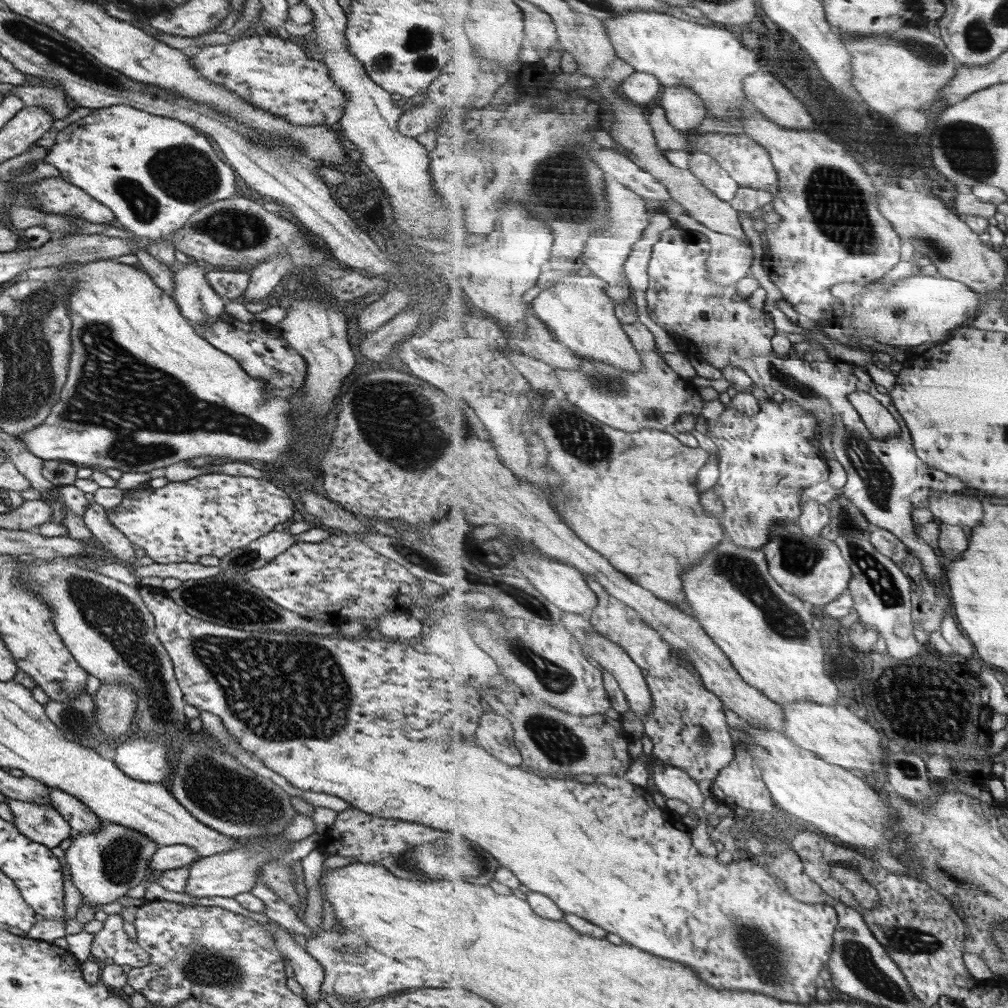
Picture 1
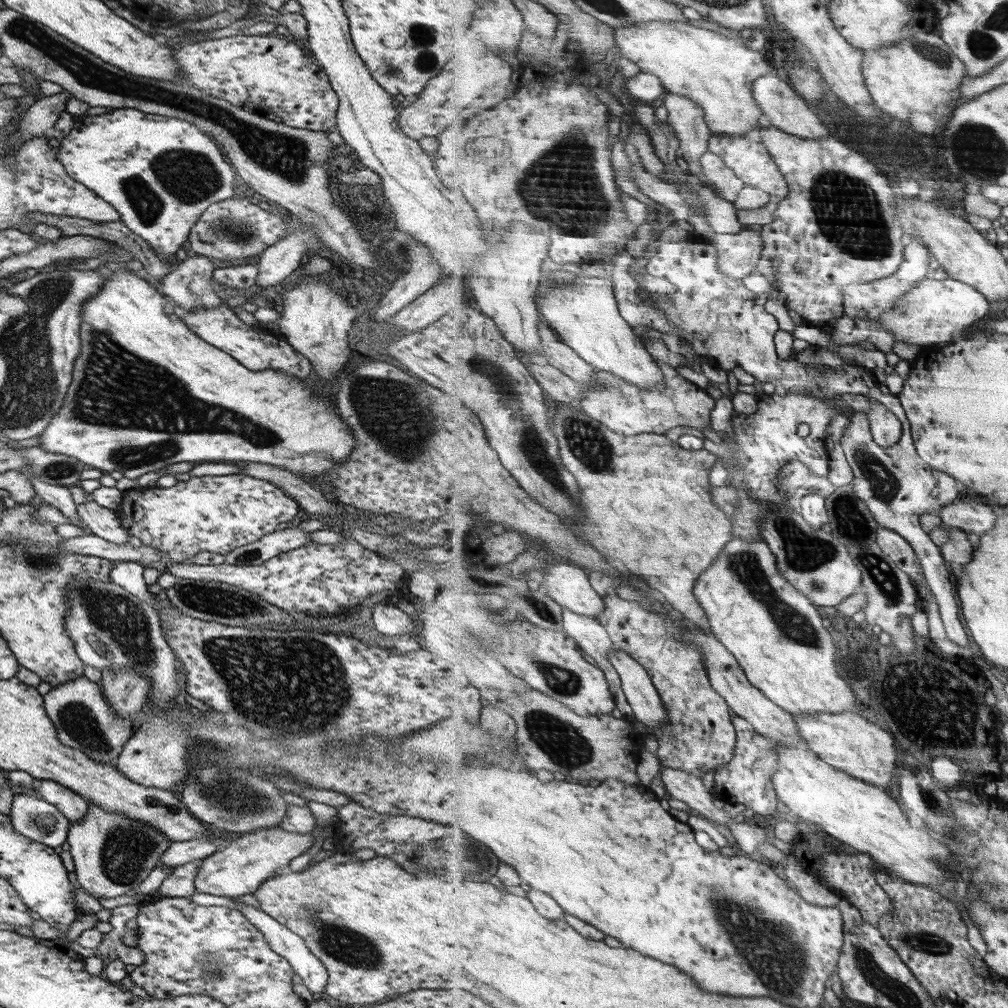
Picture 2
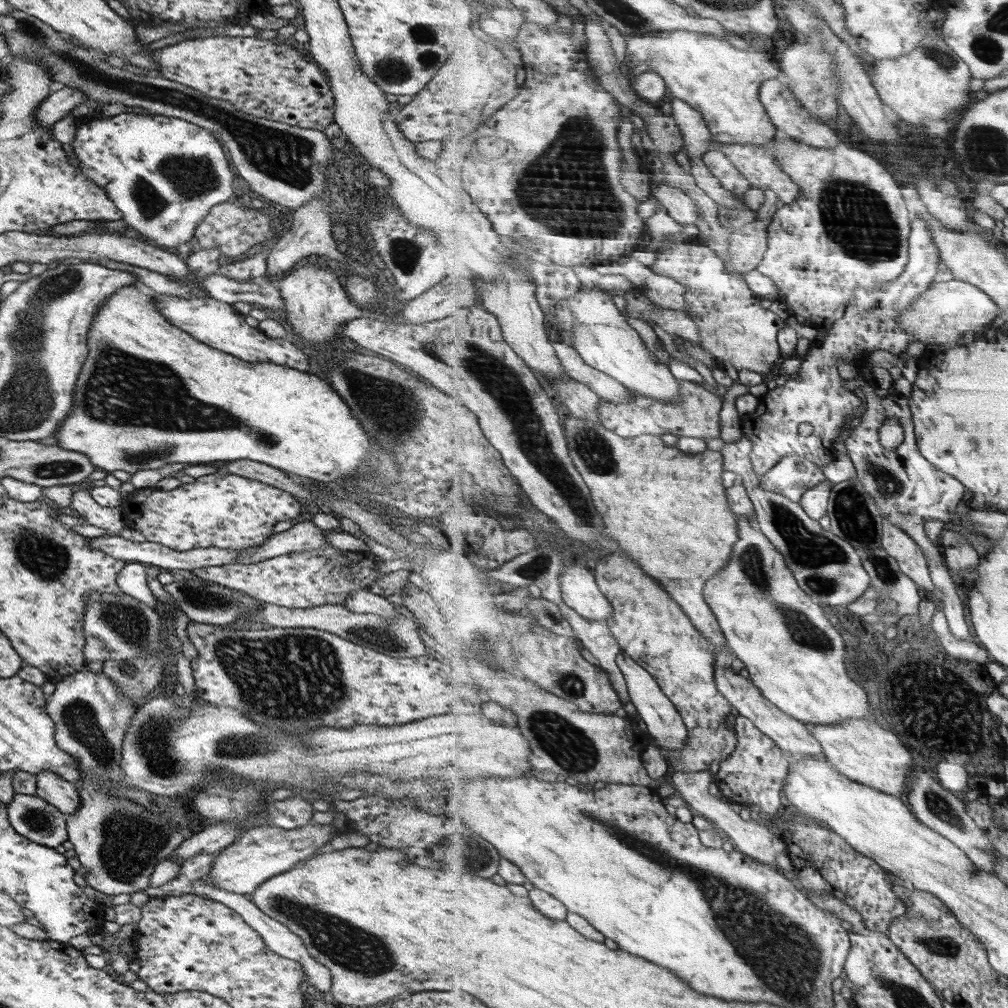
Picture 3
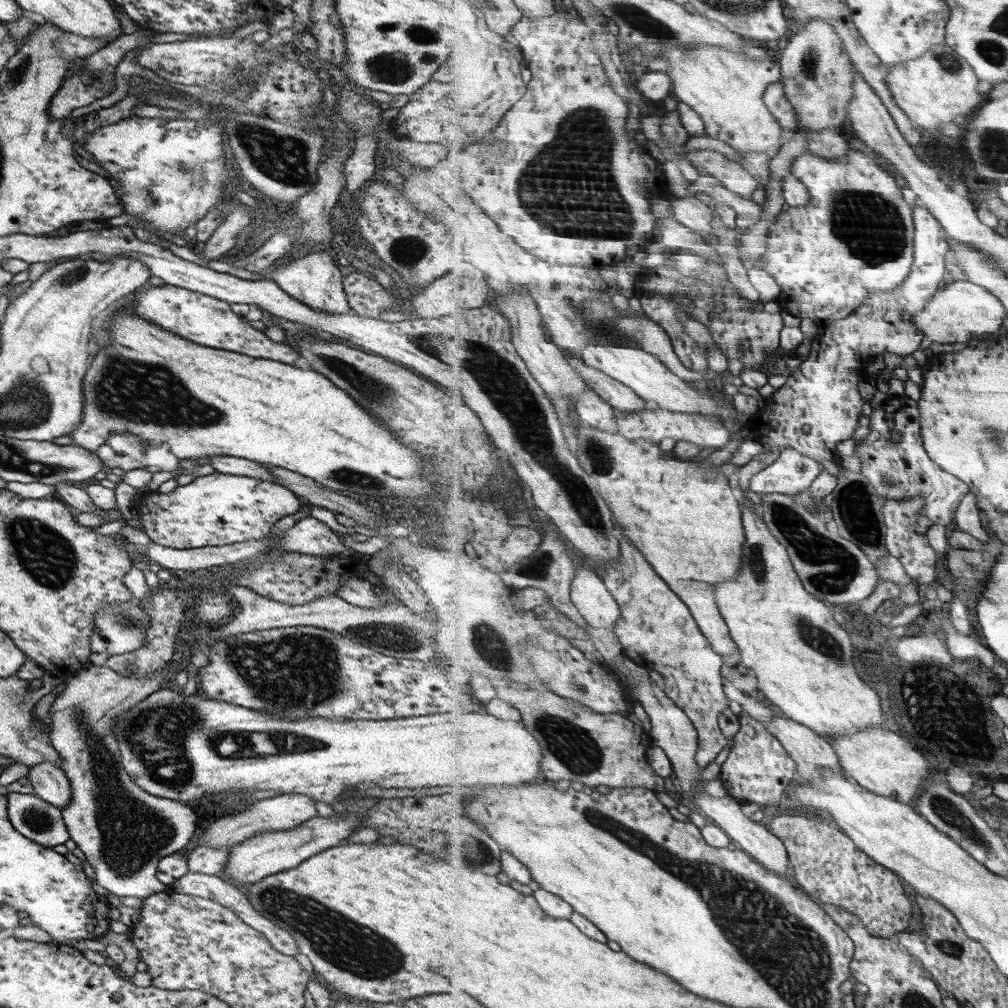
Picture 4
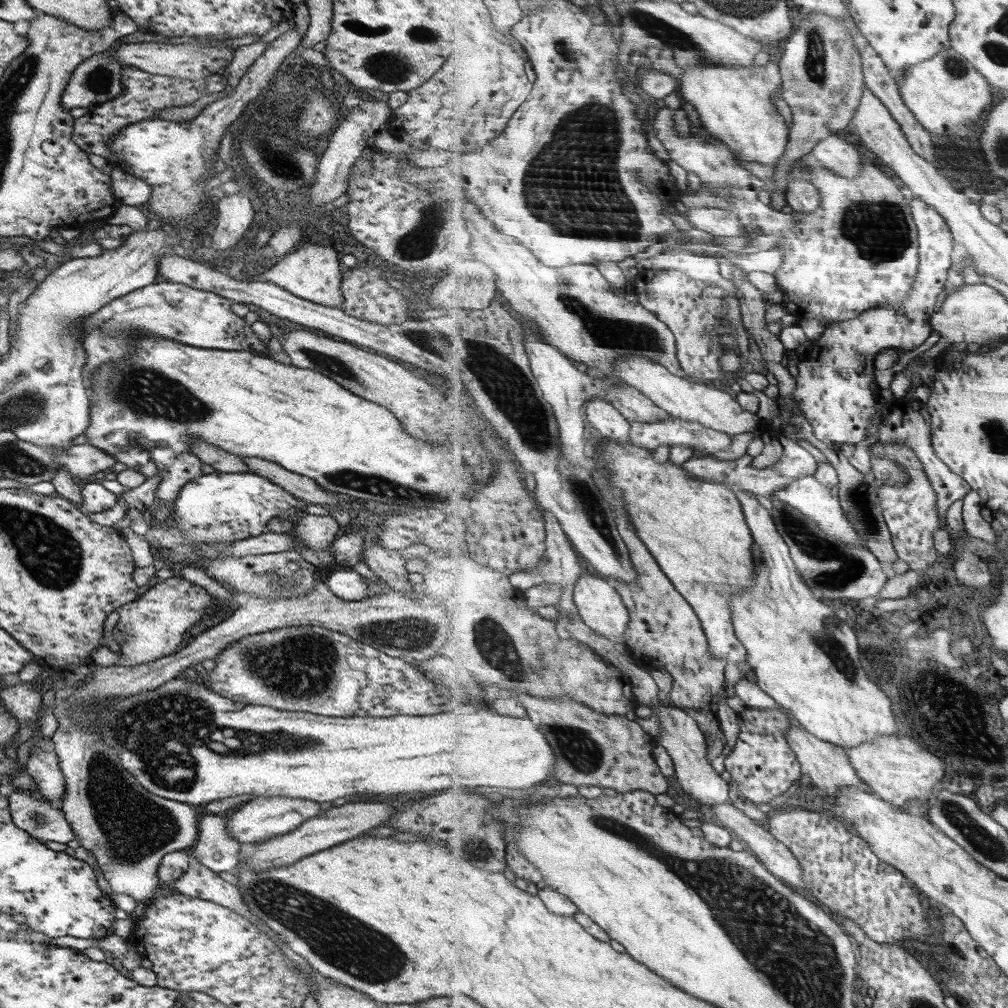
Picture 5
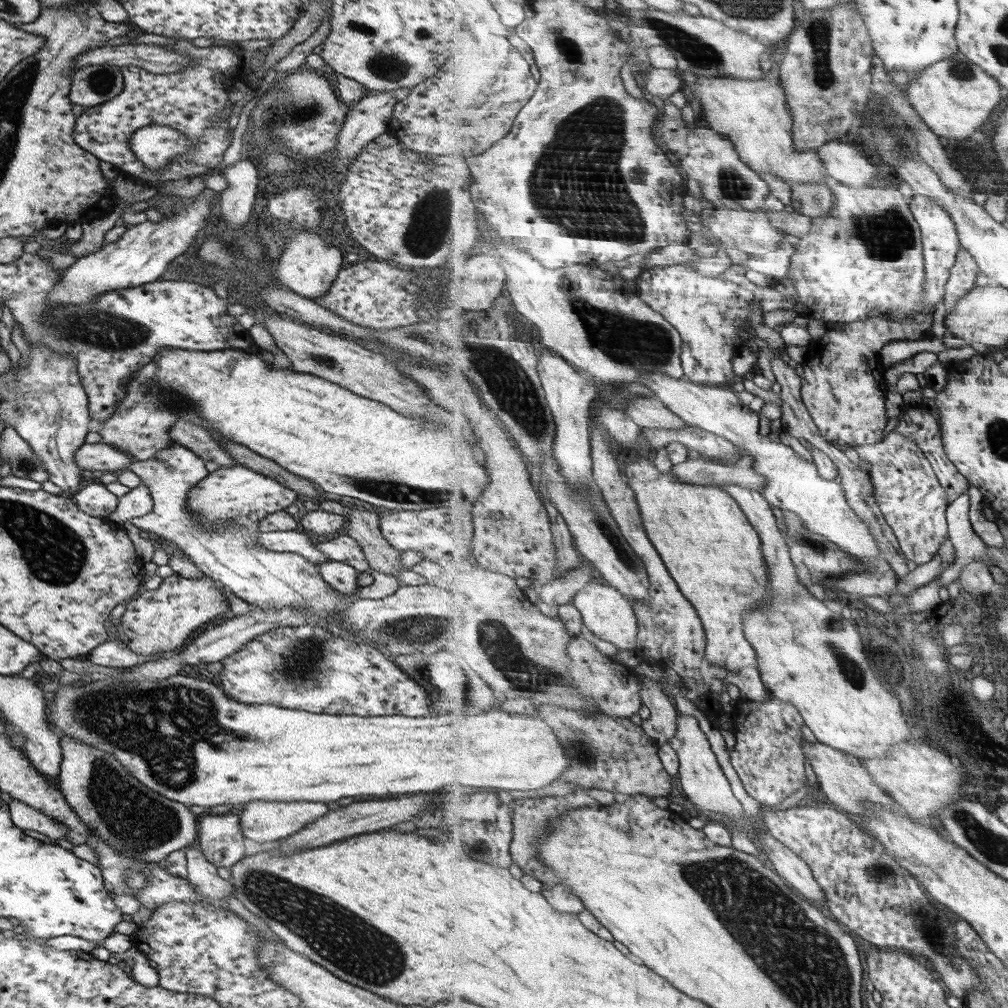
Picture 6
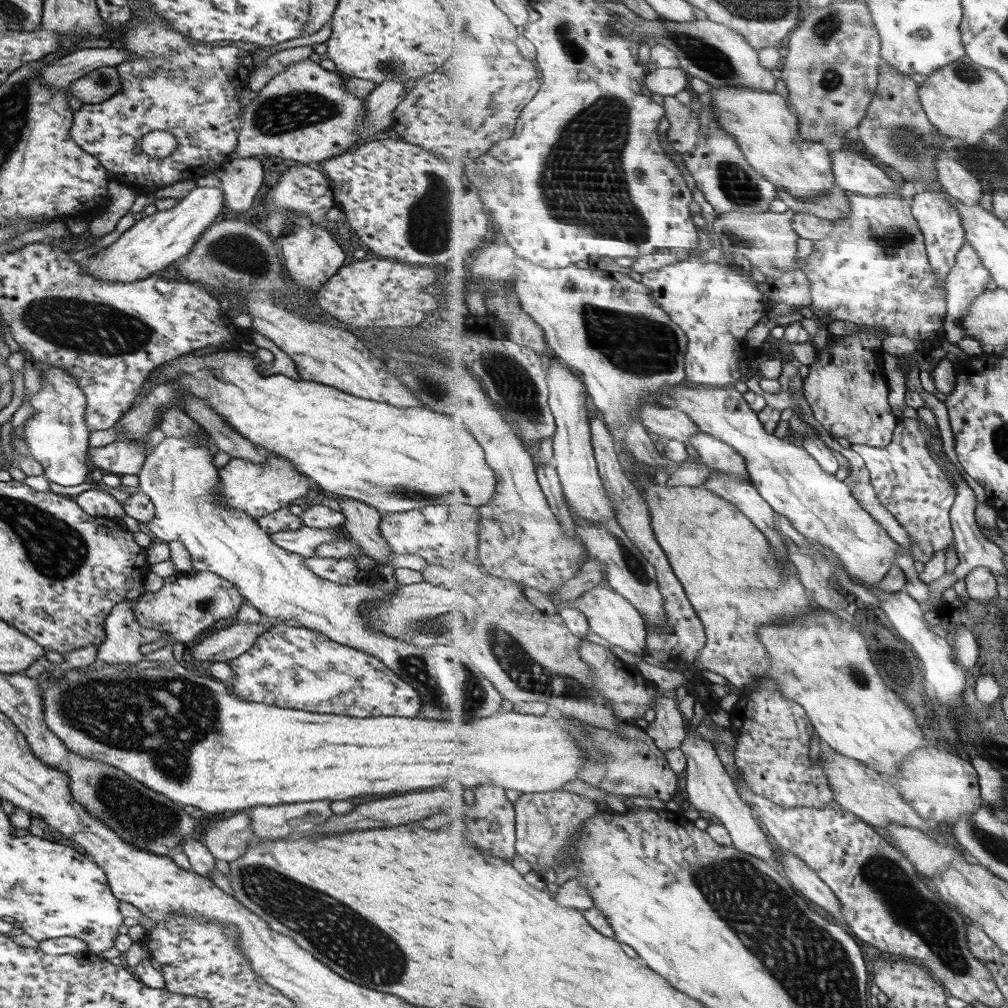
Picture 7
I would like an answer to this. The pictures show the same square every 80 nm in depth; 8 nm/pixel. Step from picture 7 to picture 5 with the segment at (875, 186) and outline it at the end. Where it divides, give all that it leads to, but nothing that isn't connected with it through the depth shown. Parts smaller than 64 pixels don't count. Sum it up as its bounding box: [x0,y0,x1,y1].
[811,134,865,178]

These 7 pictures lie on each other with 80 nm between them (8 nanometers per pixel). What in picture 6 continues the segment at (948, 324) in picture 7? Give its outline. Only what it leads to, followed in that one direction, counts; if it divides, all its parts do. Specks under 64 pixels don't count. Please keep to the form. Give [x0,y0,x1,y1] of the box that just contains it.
[944,248,982,314]

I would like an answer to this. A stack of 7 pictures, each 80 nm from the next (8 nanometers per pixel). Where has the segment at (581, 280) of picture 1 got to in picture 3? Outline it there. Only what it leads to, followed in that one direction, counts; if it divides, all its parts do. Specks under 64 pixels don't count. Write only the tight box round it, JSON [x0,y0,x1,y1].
[549,286,682,402]

